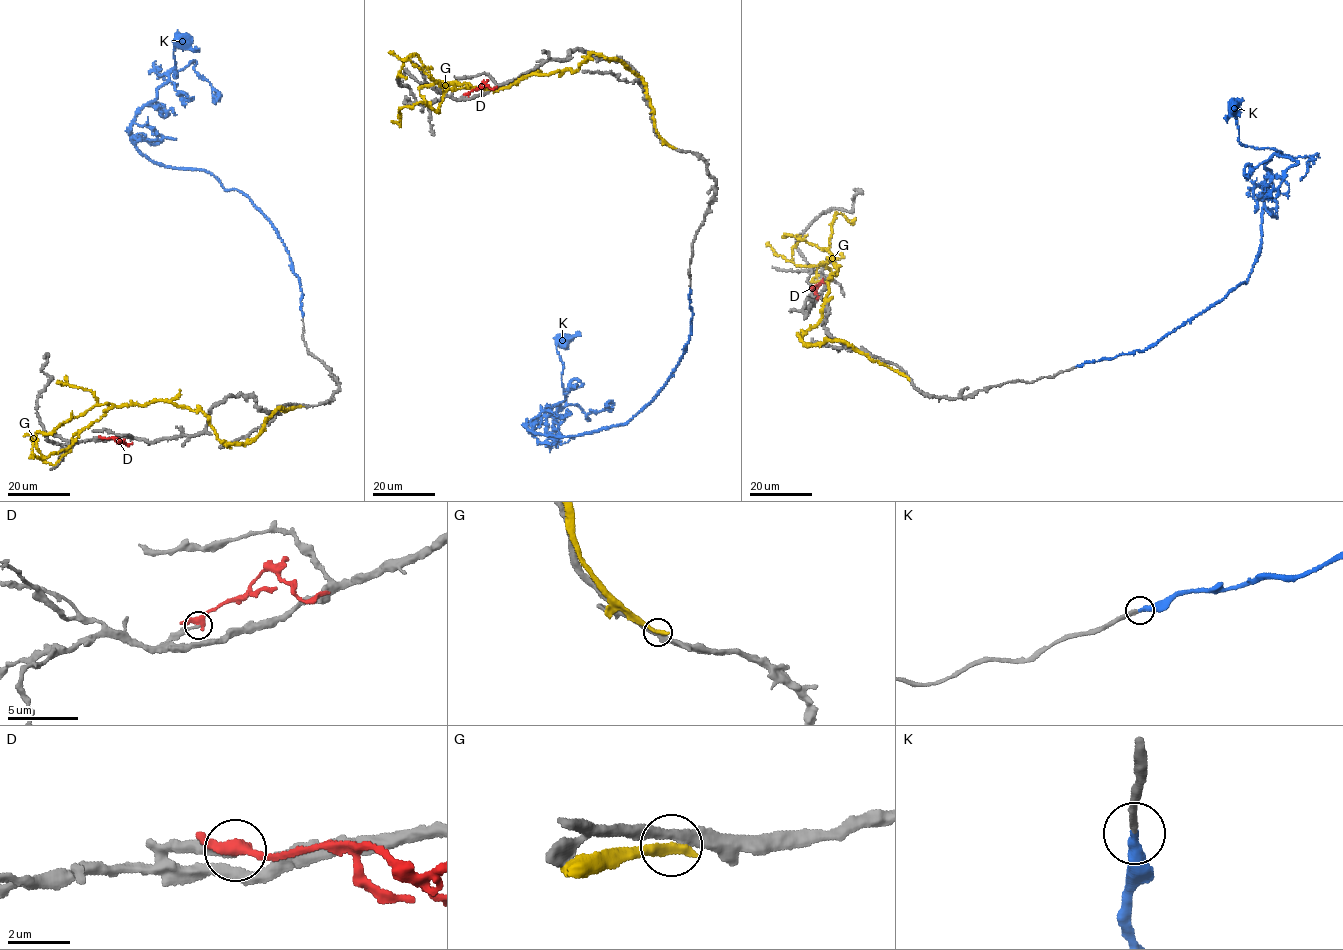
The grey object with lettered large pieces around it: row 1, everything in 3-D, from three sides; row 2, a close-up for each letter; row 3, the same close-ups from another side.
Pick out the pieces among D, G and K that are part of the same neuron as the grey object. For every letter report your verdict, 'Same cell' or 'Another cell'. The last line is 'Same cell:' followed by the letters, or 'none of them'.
D: Another cell
G: Another cell
K: Same cell
Same cell: K

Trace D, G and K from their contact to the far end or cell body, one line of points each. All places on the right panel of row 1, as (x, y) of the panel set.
D: (822, 282), (814, 286), (818, 298)
G: (908, 379), (842, 341), (799, 336), (821, 316), (833, 259), (820, 263), (832, 278), (812, 279), (837, 251)
K: (1077, 366), (1155, 345), (1247, 282), (1261, 245), (1266, 162), (1281, 152), (1246, 147), (1234, 112), (1226, 120)

